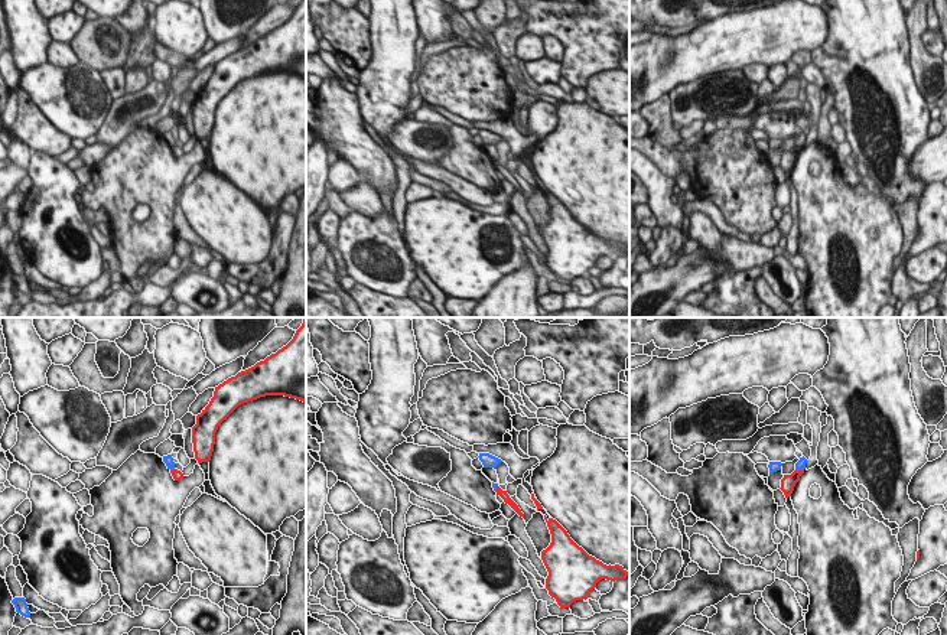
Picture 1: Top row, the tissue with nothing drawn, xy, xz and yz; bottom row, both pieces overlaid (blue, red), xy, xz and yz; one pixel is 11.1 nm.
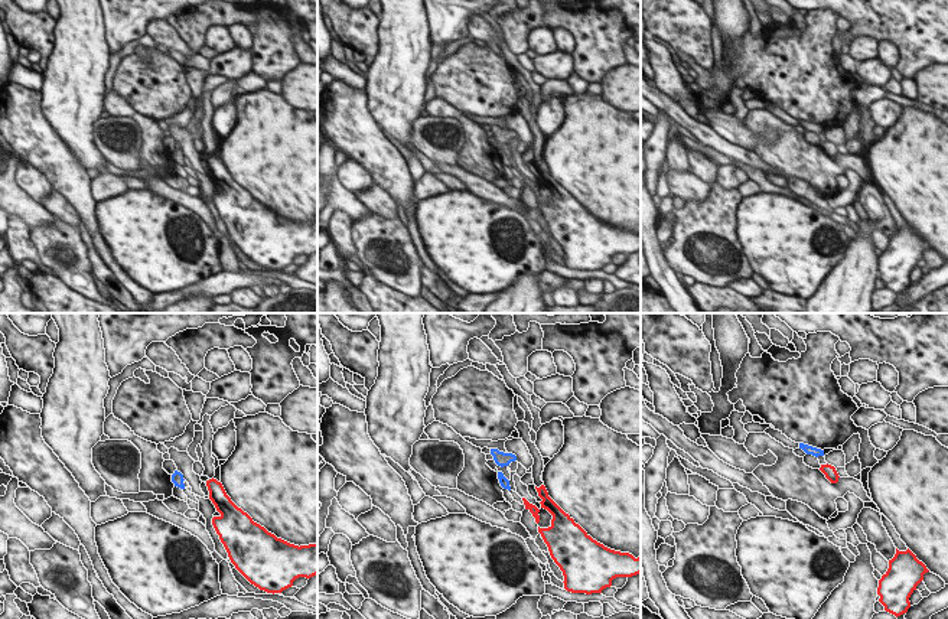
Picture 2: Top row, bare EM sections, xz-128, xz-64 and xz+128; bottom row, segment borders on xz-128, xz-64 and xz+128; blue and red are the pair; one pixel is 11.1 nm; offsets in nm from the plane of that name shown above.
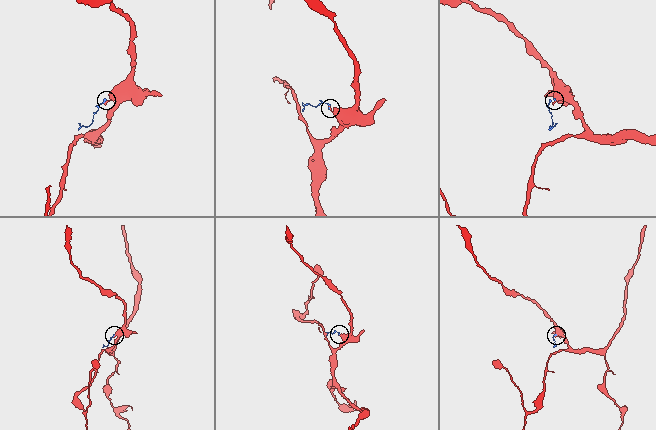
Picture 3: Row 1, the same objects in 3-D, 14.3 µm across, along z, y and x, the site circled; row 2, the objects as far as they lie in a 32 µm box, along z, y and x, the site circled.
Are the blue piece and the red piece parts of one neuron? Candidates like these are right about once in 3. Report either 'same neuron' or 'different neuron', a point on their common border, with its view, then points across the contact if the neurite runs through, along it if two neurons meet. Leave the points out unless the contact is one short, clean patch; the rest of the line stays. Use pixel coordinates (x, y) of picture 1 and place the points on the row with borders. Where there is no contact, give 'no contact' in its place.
different neuron | yz (800, 469) | along yz (796, 469), (803, 471)

